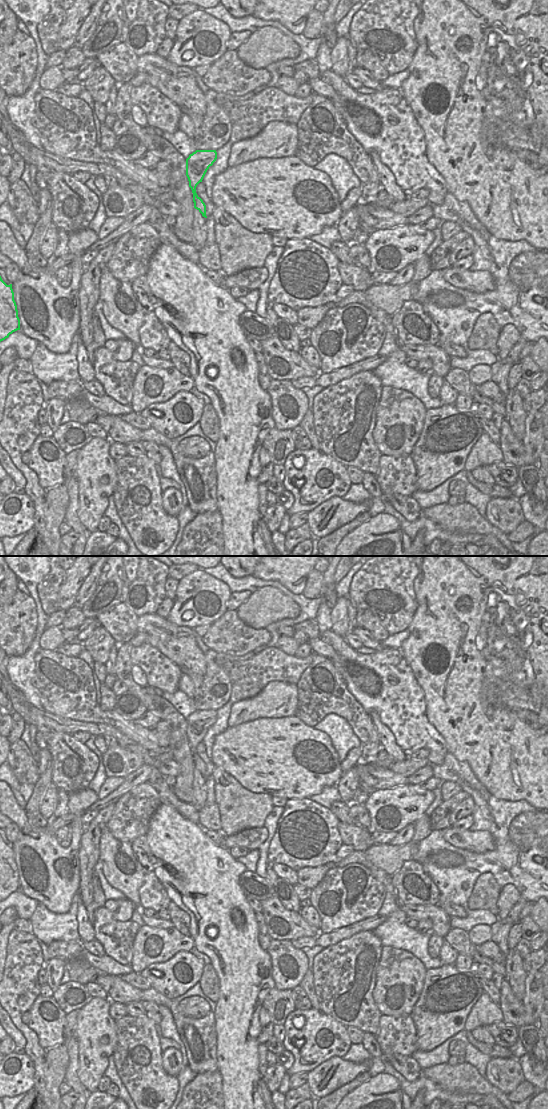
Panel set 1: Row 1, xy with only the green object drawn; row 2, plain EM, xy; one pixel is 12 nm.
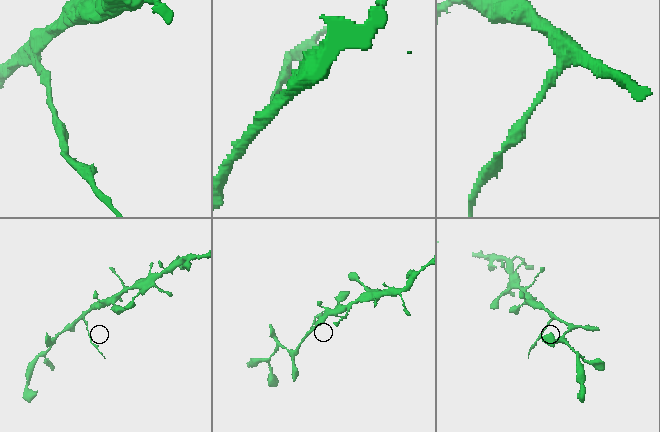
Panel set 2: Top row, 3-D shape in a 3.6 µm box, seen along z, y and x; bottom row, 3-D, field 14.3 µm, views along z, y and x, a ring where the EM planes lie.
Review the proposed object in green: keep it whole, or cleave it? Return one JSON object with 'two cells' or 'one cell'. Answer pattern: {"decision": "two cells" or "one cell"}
{"decision": "two cells"}

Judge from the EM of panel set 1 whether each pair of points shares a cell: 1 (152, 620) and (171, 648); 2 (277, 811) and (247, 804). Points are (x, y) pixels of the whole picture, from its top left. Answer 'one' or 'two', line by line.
1: one
2: two

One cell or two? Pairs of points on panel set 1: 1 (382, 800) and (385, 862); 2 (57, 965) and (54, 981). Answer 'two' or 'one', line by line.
1: two
2: one

